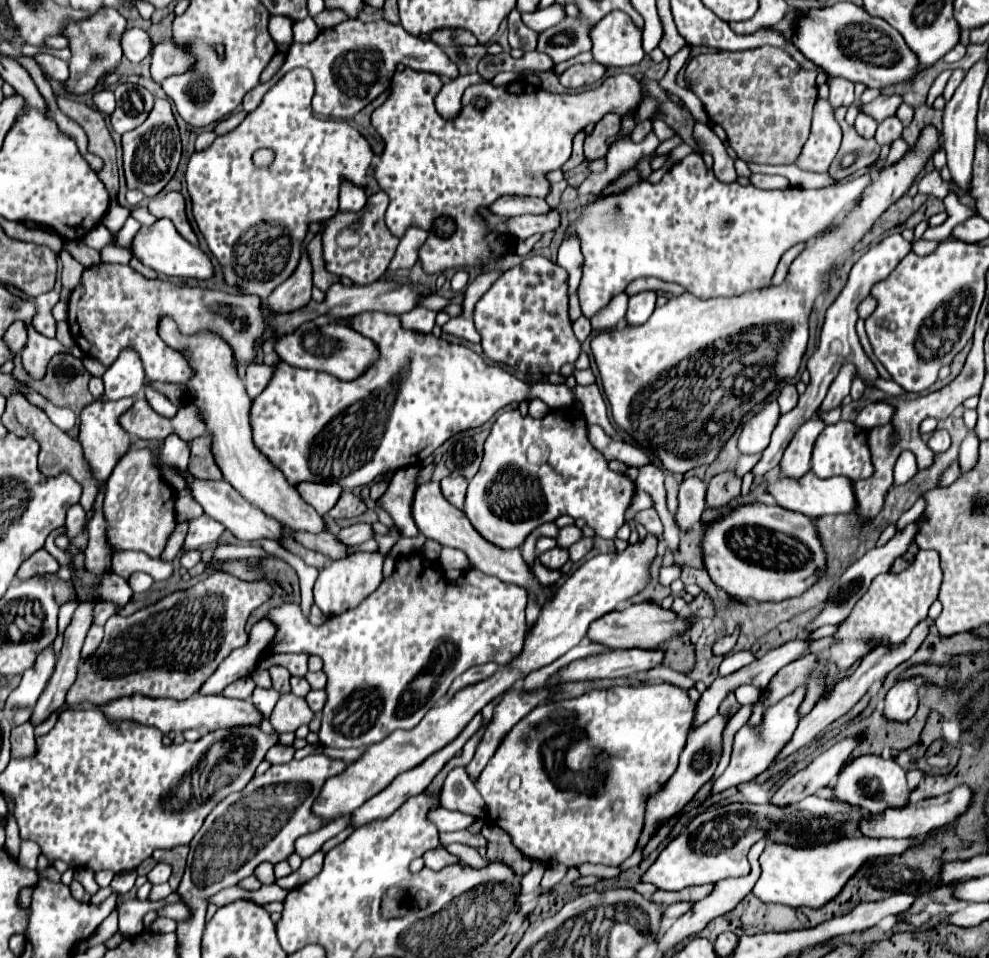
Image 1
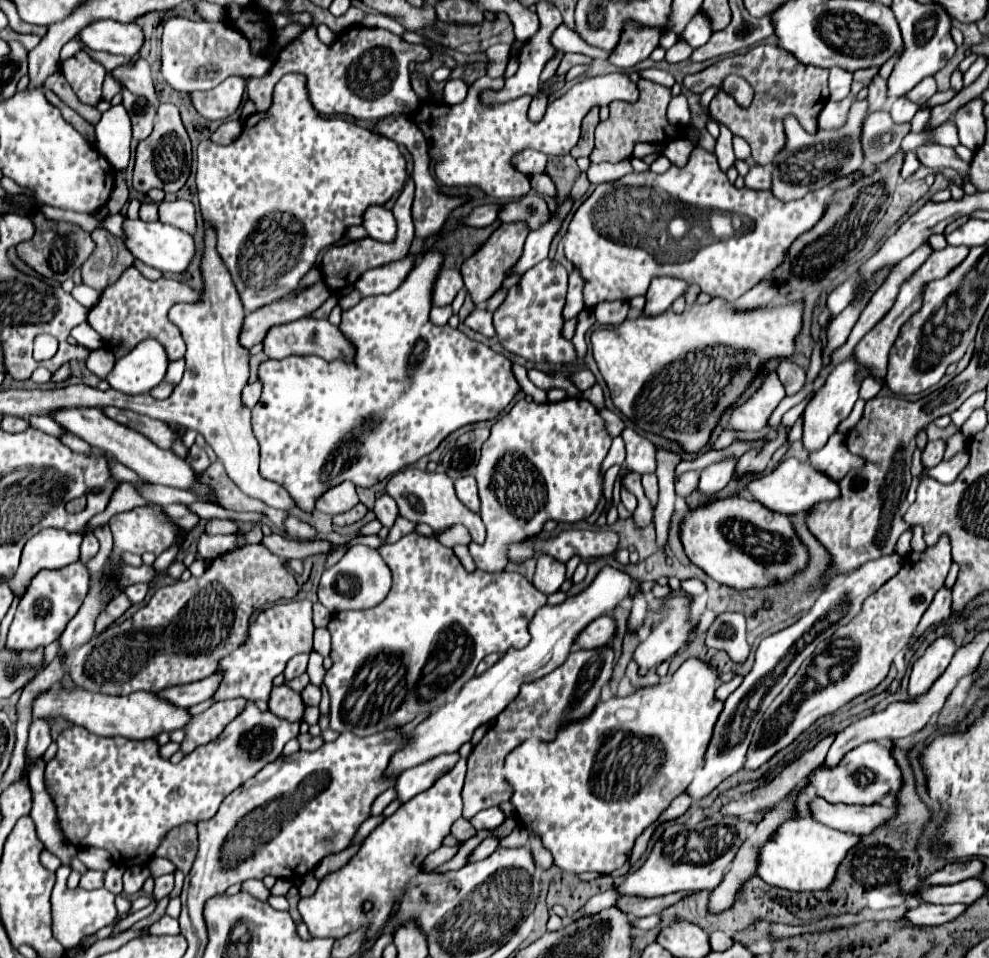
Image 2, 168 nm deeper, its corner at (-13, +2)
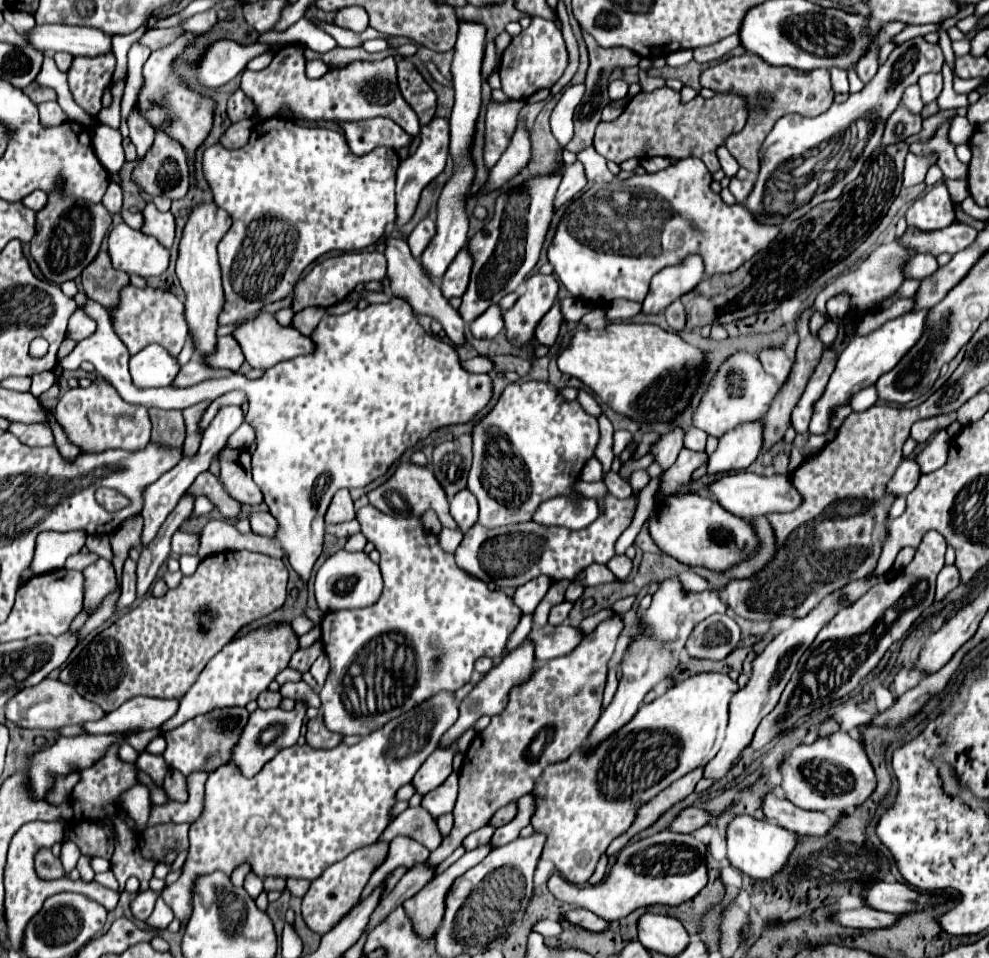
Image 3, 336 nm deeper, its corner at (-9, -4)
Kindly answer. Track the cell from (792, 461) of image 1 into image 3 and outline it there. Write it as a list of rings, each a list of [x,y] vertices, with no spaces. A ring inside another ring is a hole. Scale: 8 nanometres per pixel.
[[[911,311],[911,313],[905,313],[893,321],[887,321],[883,327],[879,327],[877,331],[865,335],[865,337],[859,337],[855,335],[847,349],[839,355],[837,359],[837,365],[835,365],[835,371],[831,373],[831,379],[821,395],[821,399],[815,401],[813,405],[813,417],[811,417],[811,425],[809,425],[809,433],[811,435],[821,435],[821,433],[827,433],[829,427],[831,427],[831,415],[833,415],[833,409],[835,407],[841,407],[841,405],[849,405],[851,403],[851,397],[869,387],[869,385],[875,385],[875,381],[885,375],[887,371],[891,371],[901,355],[905,351],[909,351],[909,347],[913,347],[913,341],[917,341],[917,335],[921,335],[921,327],[925,323],[925,311]]]

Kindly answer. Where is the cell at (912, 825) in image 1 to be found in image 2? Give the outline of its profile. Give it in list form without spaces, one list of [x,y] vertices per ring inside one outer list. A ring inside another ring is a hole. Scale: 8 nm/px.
[[[813,799],[809,803],[809,811],[815,821],[853,835],[867,835],[895,815],[895,807],[843,805],[843,803],[833,805],[827,803],[825,799]]]

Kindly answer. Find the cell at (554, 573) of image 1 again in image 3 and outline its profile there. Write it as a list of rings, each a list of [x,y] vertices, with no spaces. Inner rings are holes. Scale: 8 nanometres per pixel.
[[[563,601],[561,605],[555,605],[555,607],[549,611],[549,625],[561,625],[561,623],[567,619],[571,607],[573,607],[573,603],[569,603],[569,601]]]

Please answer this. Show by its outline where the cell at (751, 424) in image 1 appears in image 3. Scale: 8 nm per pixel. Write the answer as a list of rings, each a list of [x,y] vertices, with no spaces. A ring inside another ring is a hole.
[[[743,351],[735,353],[713,375],[707,391],[703,393],[701,405],[693,413],[693,425],[713,437],[723,437],[727,431],[743,423],[761,419],[769,411],[777,393],[779,393],[777,381],[765,373],[757,355],[743,353]]]

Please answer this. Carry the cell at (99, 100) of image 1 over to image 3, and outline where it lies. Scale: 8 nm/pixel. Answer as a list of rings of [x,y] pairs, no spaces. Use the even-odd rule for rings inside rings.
[[[97,123],[91,133],[93,149],[103,167],[113,175],[119,173],[123,163],[125,163],[125,153],[123,153],[123,135],[119,129],[113,129],[105,123]]]

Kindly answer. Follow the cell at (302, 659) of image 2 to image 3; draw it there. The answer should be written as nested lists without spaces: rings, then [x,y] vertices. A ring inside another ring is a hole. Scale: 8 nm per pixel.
[[[315,643],[315,645],[311,645],[309,649],[299,649],[299,651],[295,651],[295,655],[291,657],[289,667],[295,669],[295,671],[299,671],[299,673],[307,673],[307,671],[311,669],[313,661],[315,661],[321,653],[323,653],[323,645],[321,645],[321,643]]]

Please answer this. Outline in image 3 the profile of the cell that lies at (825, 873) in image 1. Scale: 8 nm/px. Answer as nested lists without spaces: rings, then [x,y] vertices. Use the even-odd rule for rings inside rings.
[[[741,815],[735,817],[735,821],[727,829],[727,859],[735,869],[743,871],[745,875],[759,881],[769,881],[787,867],[789,857],[799,843],[801,837],[793,831],[787,831],[781,825],[775,825],[771,821],[759,821],[749,815]]]

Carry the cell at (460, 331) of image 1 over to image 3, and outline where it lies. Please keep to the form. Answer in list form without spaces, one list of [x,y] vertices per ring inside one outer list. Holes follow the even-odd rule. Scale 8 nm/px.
[[[493,305],[485,311],[485,315],[479,315],[473,323],[469,323],[469,329],[473,333],[473,337],[477,339],[493,339],[501,329],[503,329],[503,323],[501,323],[501,309],[499,305]]]

